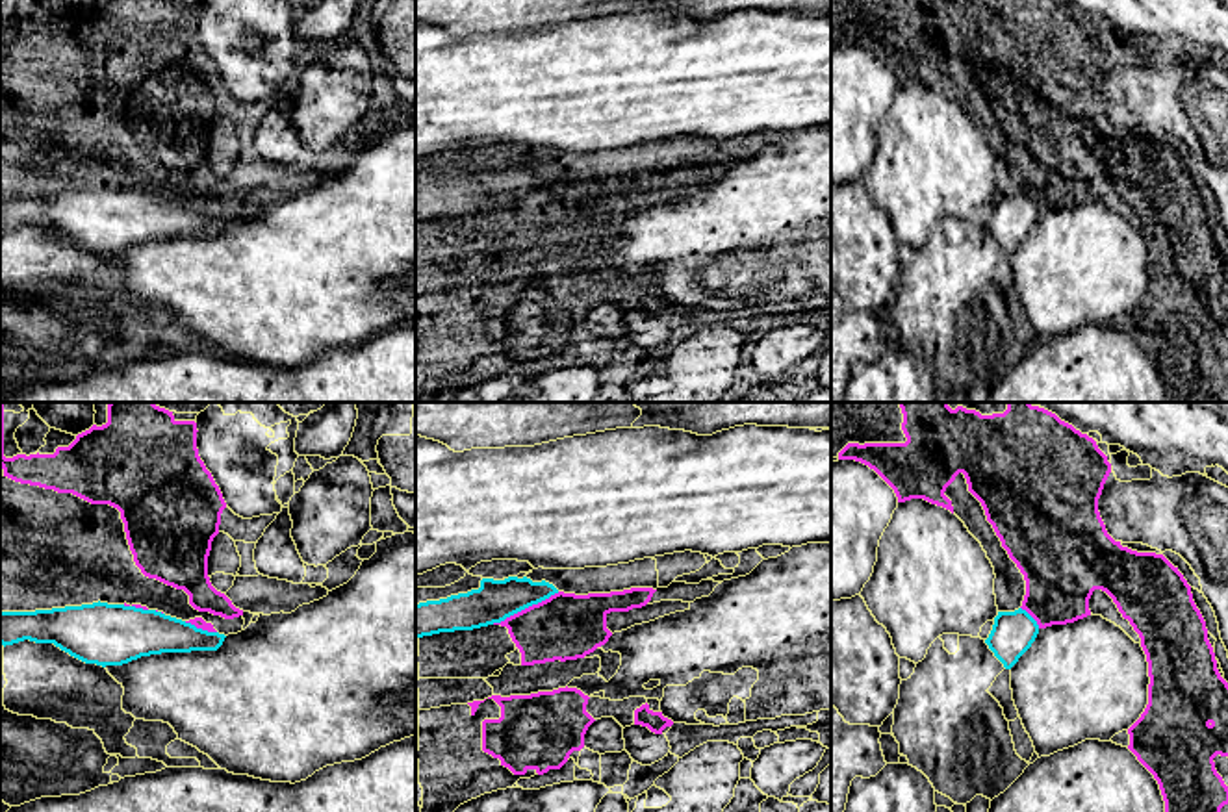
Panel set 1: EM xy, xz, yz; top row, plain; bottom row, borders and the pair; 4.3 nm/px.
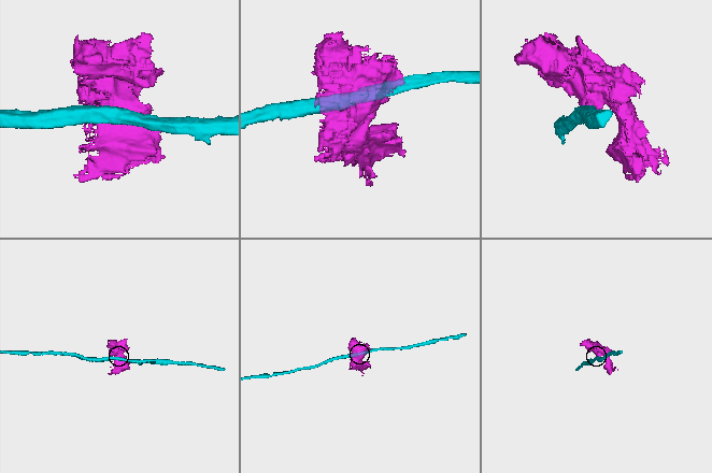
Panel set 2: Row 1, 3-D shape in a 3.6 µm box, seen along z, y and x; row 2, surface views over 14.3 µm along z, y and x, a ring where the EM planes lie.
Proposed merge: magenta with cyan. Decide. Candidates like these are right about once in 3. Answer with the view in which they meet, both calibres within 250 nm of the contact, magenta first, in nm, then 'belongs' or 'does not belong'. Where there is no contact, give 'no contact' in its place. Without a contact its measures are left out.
xz | 280/180 nm | does not belong

